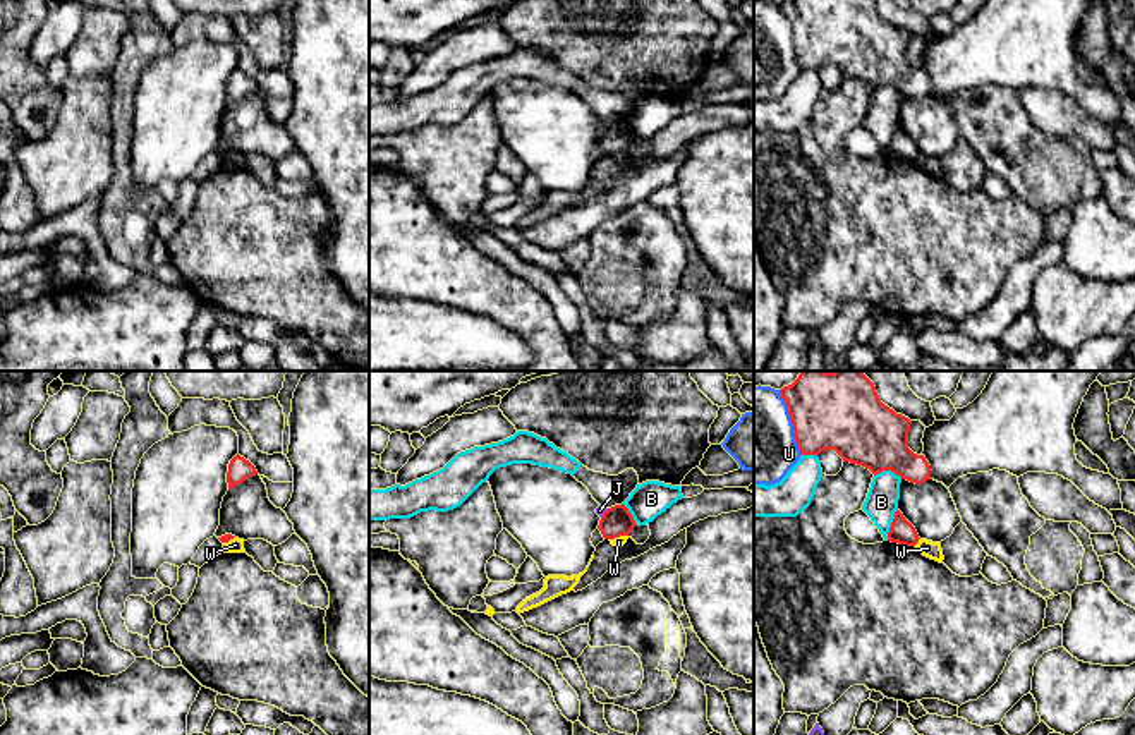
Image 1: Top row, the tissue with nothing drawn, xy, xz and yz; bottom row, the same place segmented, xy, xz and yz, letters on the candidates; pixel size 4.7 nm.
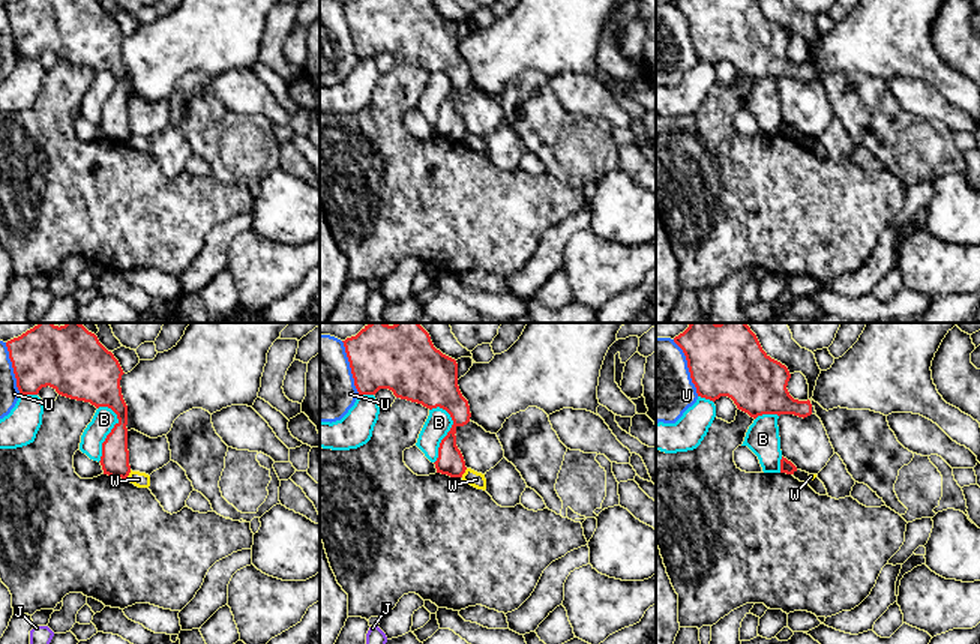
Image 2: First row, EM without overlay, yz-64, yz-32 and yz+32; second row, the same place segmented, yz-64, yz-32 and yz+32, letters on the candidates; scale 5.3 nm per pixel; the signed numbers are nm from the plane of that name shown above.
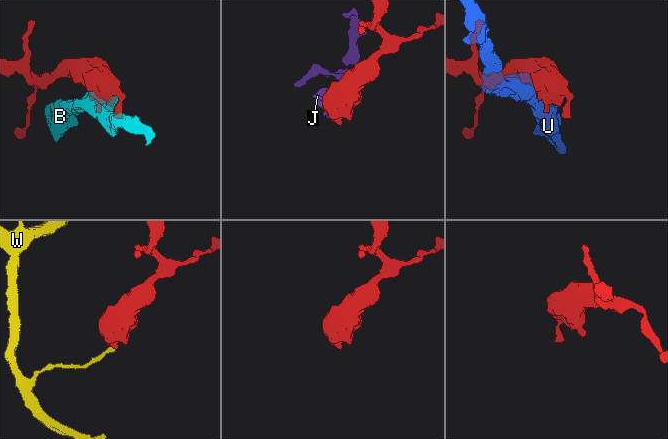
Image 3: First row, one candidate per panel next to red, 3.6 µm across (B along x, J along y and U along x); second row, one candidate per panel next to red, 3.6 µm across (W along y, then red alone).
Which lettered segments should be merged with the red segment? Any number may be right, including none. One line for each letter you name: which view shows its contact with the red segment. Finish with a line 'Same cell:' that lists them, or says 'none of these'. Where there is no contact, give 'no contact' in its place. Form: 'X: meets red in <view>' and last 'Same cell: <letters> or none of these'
Same cell: none of these

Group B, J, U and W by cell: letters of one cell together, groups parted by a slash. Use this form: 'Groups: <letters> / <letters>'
Groups: B / J / U / W

